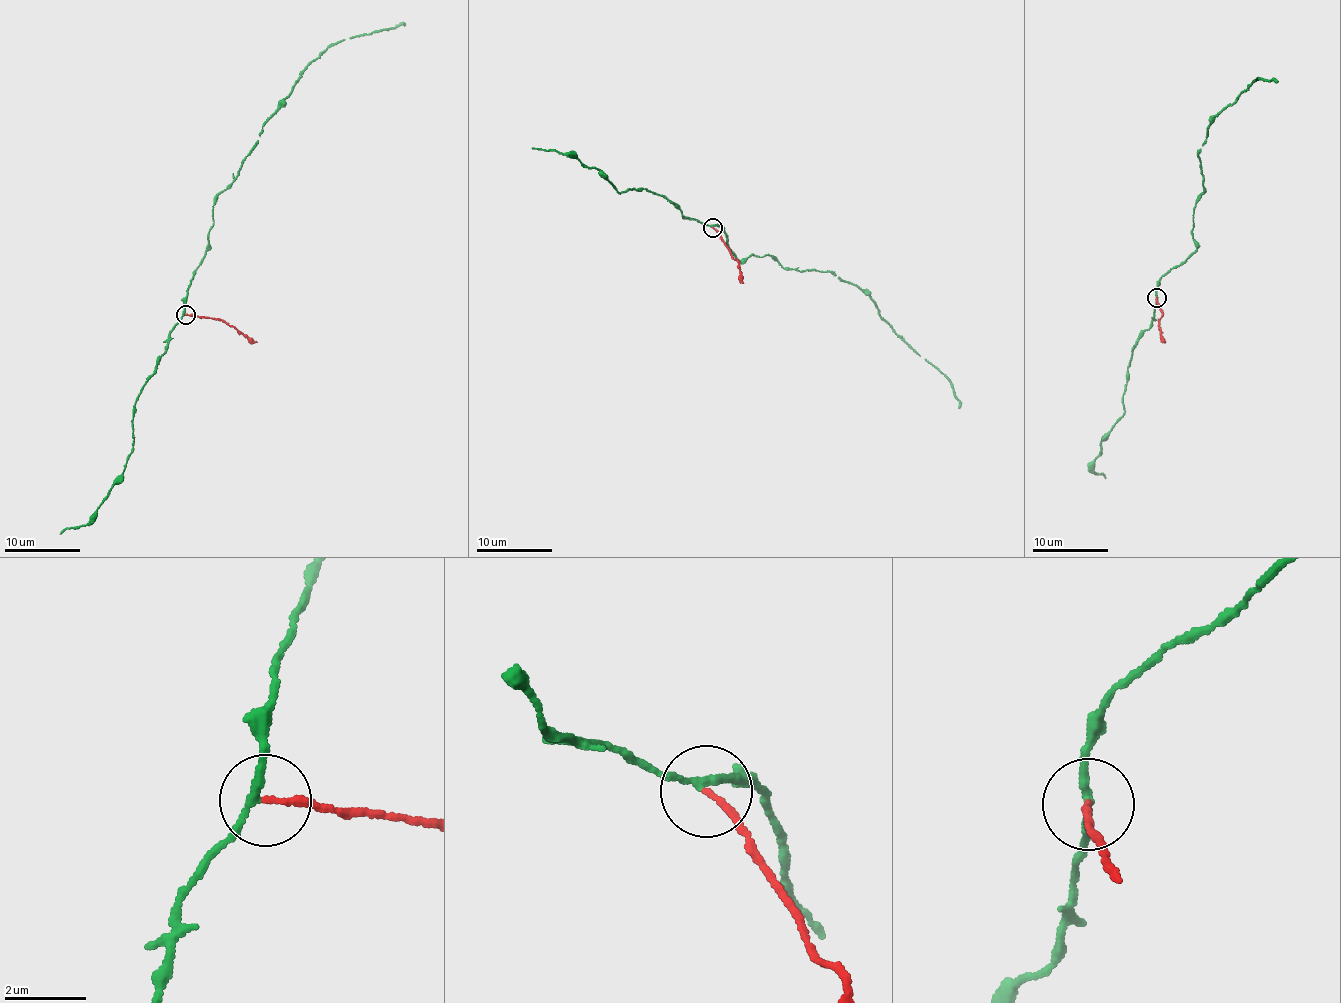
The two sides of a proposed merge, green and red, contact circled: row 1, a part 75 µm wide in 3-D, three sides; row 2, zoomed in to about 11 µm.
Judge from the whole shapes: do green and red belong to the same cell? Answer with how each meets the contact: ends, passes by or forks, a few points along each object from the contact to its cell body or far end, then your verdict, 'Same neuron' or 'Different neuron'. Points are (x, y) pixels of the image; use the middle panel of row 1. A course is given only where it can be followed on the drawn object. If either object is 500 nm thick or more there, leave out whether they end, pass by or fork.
At the ring green passes by. At the ring red ends. Course of green: (712, 227), (720, 224), (736, 259), (771, 254), (784, 267), (830, 271), (852, 282), (950, 381), (959, 408). Course of red: (712, 227), (730, 251), (732, 258), (737, 259), (744, 283). Different neuron

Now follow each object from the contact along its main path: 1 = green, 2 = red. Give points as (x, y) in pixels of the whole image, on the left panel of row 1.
1: (185, 315), (185, 300), (208, 244), (212, 205), (302, 71), (343, 39), (405, 24)
2: (185, 315), (217, 318), (257, 341)

